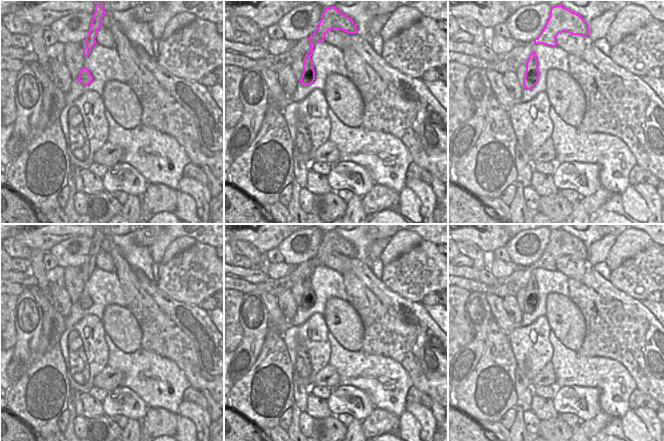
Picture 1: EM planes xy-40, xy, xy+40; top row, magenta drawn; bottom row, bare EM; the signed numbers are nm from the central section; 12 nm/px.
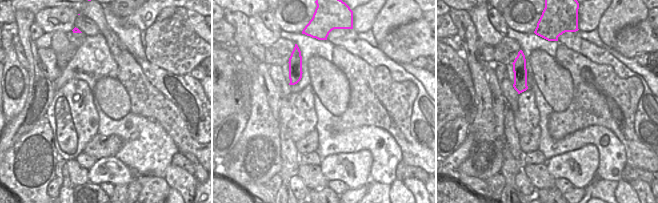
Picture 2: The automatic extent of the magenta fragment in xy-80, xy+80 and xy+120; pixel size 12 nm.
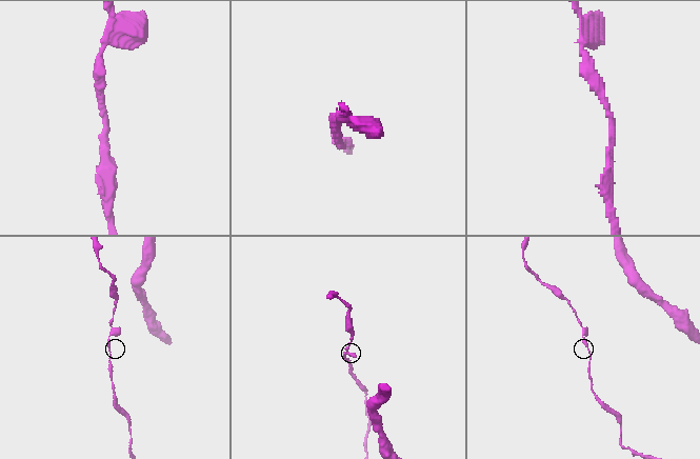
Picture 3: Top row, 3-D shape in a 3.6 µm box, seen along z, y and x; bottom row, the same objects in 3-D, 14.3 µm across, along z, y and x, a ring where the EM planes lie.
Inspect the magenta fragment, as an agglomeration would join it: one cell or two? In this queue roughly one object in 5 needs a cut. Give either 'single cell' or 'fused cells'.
single cell

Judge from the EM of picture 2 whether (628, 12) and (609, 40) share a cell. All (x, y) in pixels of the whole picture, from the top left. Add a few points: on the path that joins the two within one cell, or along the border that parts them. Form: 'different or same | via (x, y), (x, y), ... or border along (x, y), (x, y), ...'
same | via (621, 19), (609, 33)

